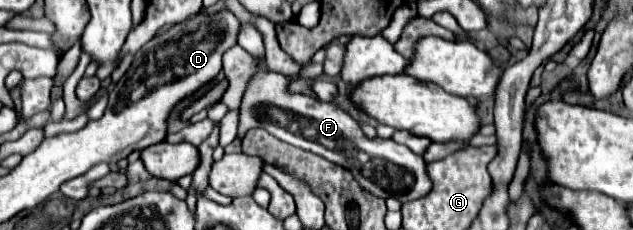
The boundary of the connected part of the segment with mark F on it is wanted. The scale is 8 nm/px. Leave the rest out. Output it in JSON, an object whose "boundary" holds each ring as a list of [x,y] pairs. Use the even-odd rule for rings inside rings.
{"boundary":[[[241,22],[237,44],[243,46],[253,58],[257,58],[255,74],[249,78],[243,100],[239,104],[239,138],[243,138],[245,132],[251,128],[263,128],[281,142],[309,150],[313,154],[321,154],[323,158],[345,166],[353,172],[363,188],[381,198],[395,196],[397,200],[415,200],[429,194],[431,180],[425,172],[425,160],[419,154],[411,152],[403,144],[397,144],[391,138],[385,140],[379,136],[365,136],[361,126],[335,104],[325,104],[311,96],[289,92],[292,79],[287,74],[273,72],[265,66],[263,34],[253,24]]]}

